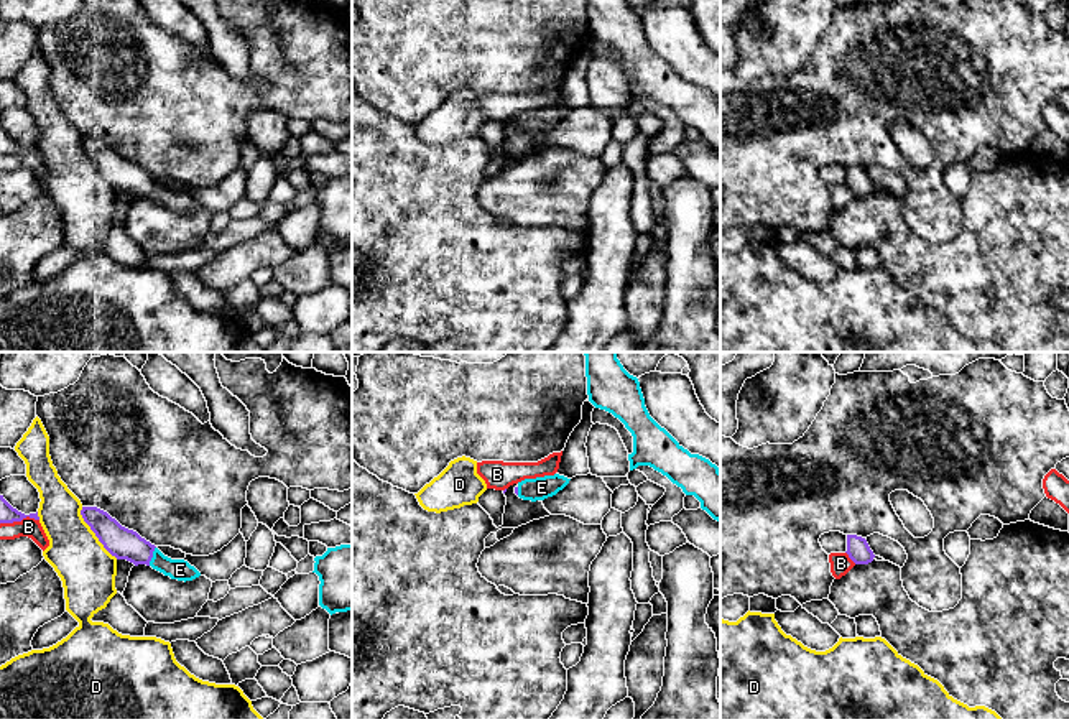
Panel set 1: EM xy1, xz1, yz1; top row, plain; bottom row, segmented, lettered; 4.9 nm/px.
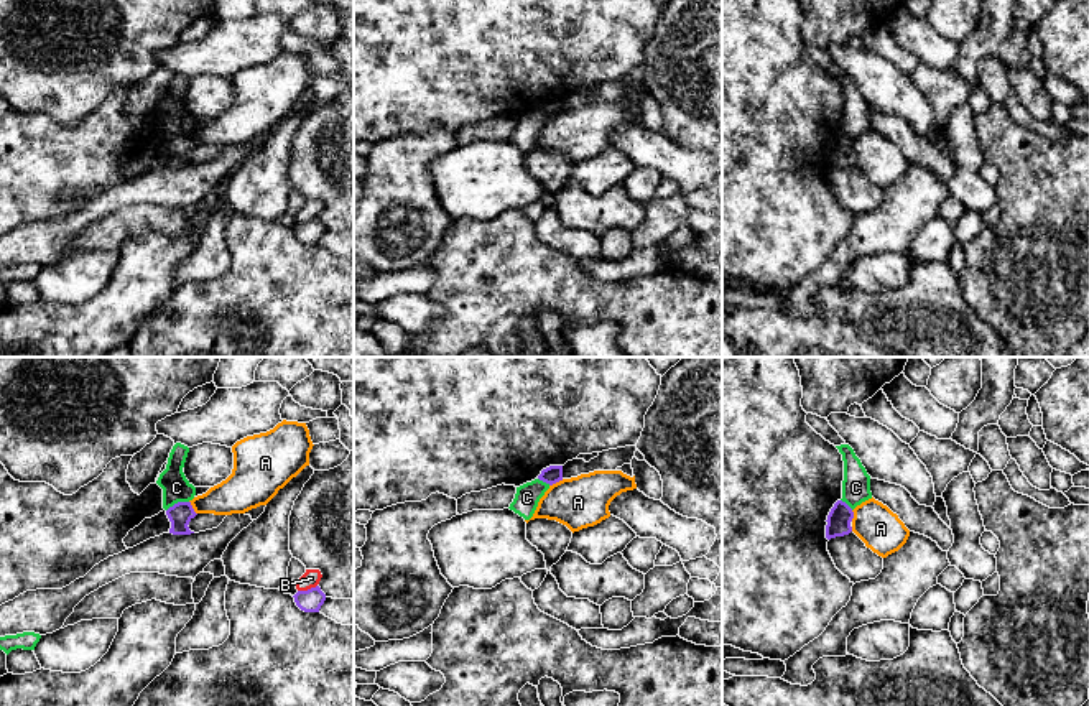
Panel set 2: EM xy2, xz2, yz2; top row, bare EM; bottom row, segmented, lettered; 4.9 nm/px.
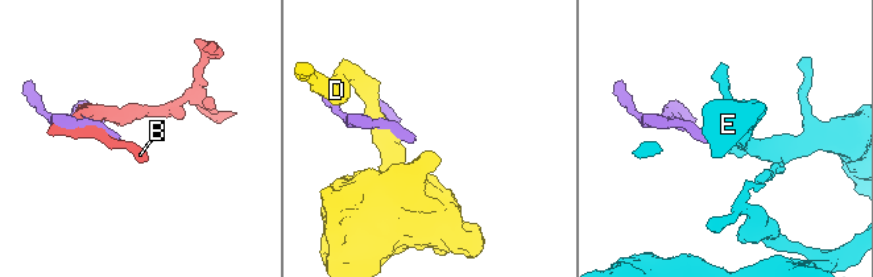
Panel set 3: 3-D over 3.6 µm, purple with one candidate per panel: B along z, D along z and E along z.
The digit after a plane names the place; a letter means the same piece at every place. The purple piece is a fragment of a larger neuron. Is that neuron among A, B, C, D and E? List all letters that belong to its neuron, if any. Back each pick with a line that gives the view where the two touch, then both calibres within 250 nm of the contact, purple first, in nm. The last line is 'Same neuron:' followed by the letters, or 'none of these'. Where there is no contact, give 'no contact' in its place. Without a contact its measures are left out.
E: meets purple in xy1; 150 nm thick on the purple side, 100 nm on the other
Same neuron: E

